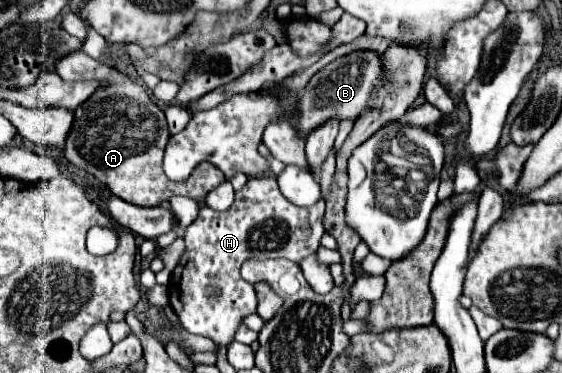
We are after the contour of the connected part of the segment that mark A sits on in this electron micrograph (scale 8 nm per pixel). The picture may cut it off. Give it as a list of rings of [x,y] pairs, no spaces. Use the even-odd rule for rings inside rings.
[[[82,48],[68,54],[68,58],[60,58],[60,62],[56,62],[56,72],[64,80],[108,80],[106,88],[98,90],[88,102],[76,108],[64,156],[74,166],[104,182],[114,196],[136,206],[160,206],[174,194],[184,194],[196,202],[202,202],[212,188],[226,180],[224,174],[220,174],[220,170],[208,162],[196,166],[188,182],[176,184],[166,178],[162,170],[164,148],[168,142],[166,116],[150,100],[134,76],[112,70],[108,64],[90,58]],[[118,124],[122,124],[122,130],[114,128]]]

